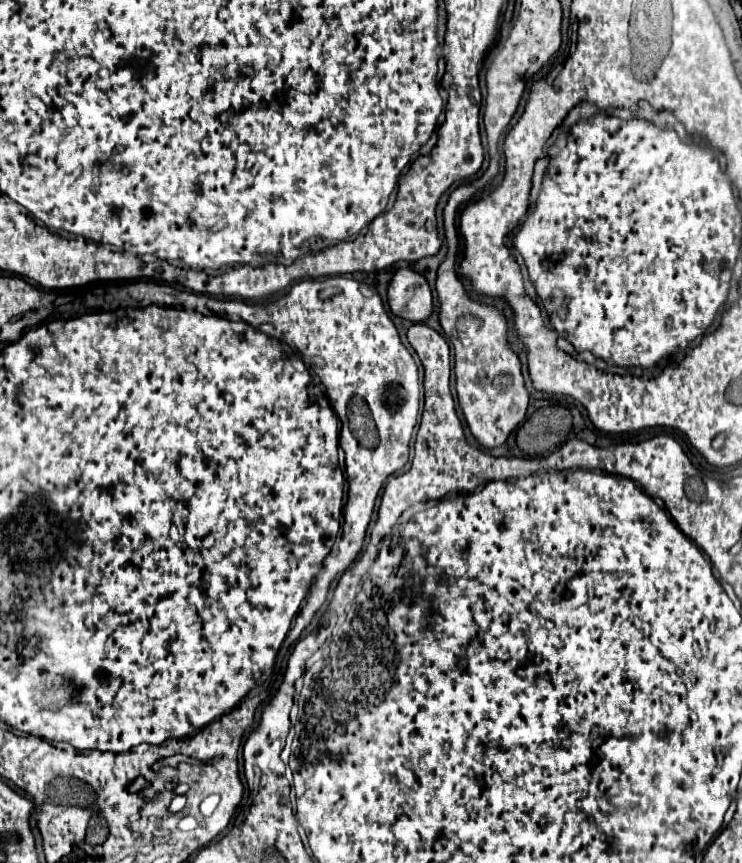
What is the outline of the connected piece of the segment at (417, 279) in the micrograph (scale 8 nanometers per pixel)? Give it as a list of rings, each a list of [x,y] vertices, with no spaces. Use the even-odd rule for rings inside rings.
[[[401,268],[393,274],[387,288],[387,302],[395,316],[411,322],[423,322],[433,310],[427,280],[411,268]]]

